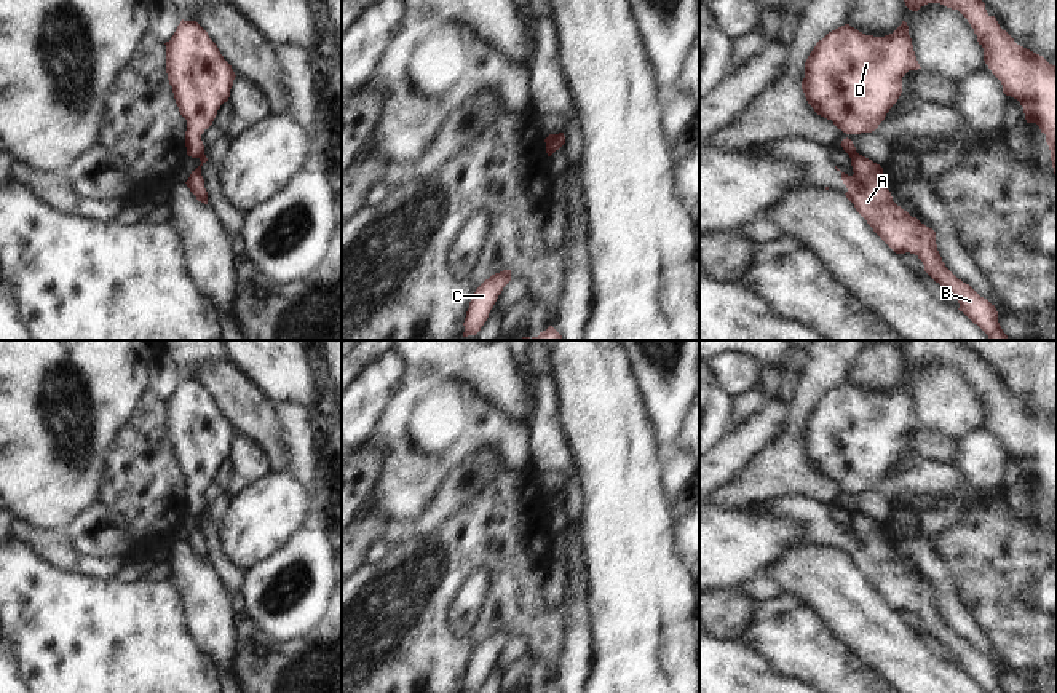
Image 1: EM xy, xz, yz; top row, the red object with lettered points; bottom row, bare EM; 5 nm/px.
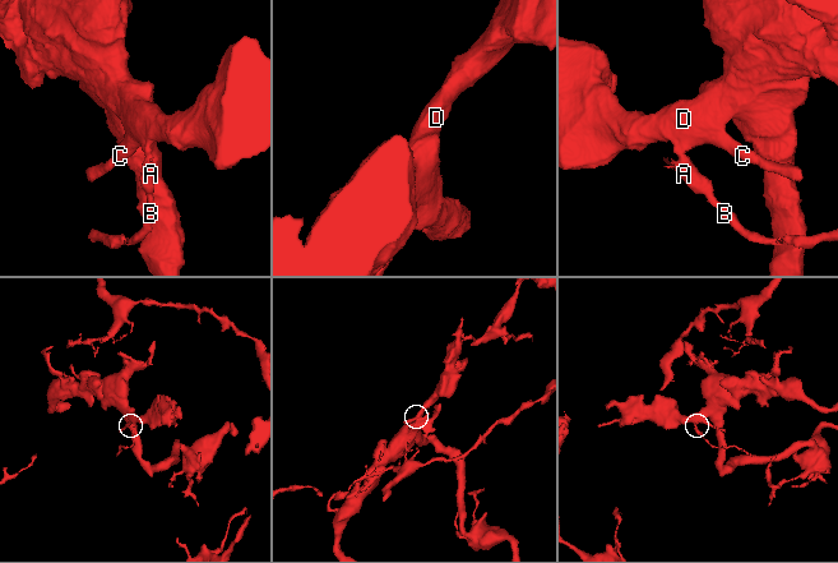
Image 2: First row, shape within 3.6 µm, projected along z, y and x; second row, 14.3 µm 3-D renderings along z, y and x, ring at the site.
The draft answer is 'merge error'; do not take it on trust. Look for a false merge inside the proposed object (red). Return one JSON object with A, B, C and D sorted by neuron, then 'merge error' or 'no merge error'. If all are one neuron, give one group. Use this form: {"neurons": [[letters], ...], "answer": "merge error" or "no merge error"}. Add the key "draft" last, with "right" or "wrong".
{"neurons": [["A", "B"], ["C", "D"]], "answer": "merge error", "draft": "right"}

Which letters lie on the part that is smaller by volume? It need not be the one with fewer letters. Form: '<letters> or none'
A, B.

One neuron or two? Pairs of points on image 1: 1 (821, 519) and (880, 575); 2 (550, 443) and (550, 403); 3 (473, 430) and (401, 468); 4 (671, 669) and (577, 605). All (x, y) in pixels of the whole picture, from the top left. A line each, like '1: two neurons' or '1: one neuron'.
1: one neuron
2: one neuron
3: one neuron
4: two neurons

